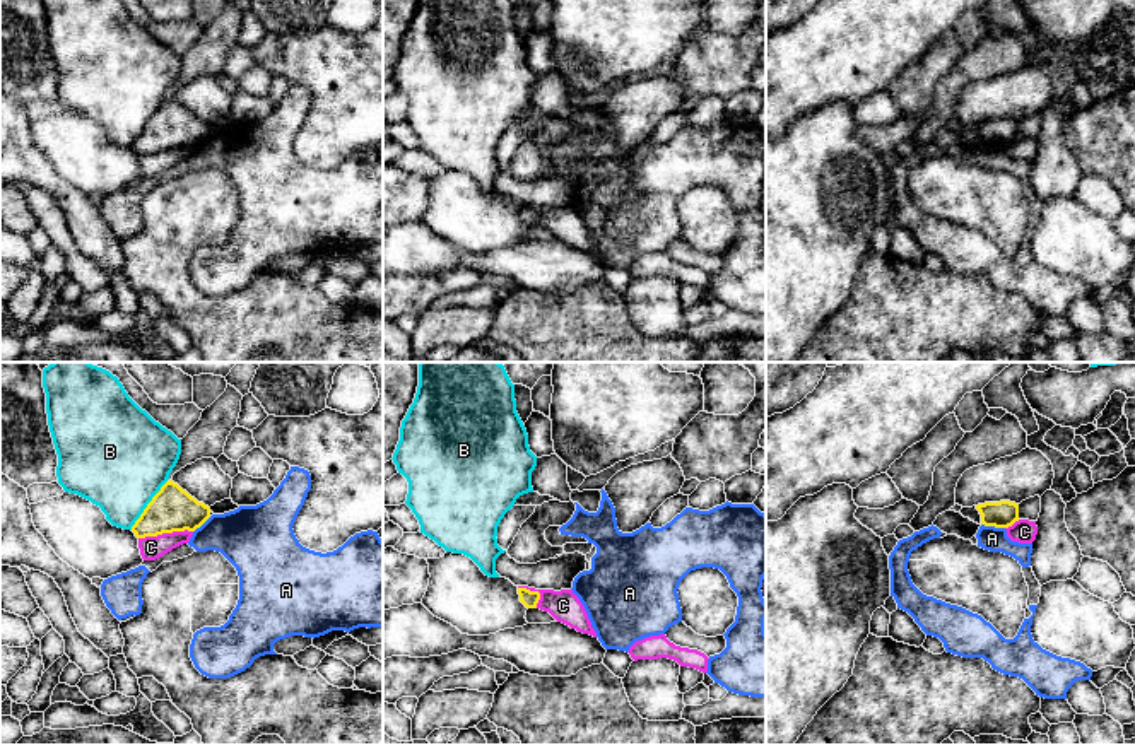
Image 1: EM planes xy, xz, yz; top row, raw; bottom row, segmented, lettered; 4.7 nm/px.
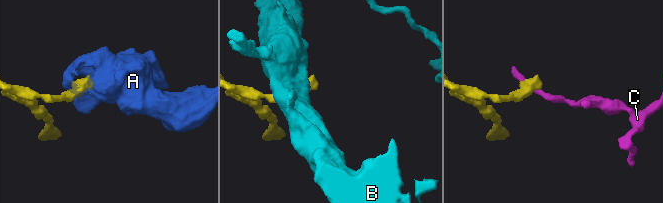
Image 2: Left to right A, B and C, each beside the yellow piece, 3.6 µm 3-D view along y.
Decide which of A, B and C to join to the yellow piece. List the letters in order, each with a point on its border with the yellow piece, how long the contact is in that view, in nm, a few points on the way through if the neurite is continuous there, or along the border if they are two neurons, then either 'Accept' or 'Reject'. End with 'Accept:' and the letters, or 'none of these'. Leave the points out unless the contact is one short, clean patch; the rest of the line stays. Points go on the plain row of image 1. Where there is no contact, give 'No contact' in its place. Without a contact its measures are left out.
A: Touches yellow at yz (993, 142). Shared border 110 nm. Boundary: yz (982, 140), (1004, 146). Reject
B: Touches yellow at xy (147, 122). Shared border 280 nm. Reject
C: Touches yellow at xy (164, 149). Shared border 260 nm. Boundary: xy (192, 147), (173, 147), (139, 156). Reject
Accept: none of these

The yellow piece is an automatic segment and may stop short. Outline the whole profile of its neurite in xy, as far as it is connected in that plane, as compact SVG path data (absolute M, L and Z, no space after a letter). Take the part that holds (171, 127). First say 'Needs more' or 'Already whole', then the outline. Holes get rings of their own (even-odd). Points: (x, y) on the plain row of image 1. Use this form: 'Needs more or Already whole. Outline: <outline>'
Already whole. Outline: M173 97L166 99L132 144L137 155L173 149L195 149L210 135L210 125L198 120Z

